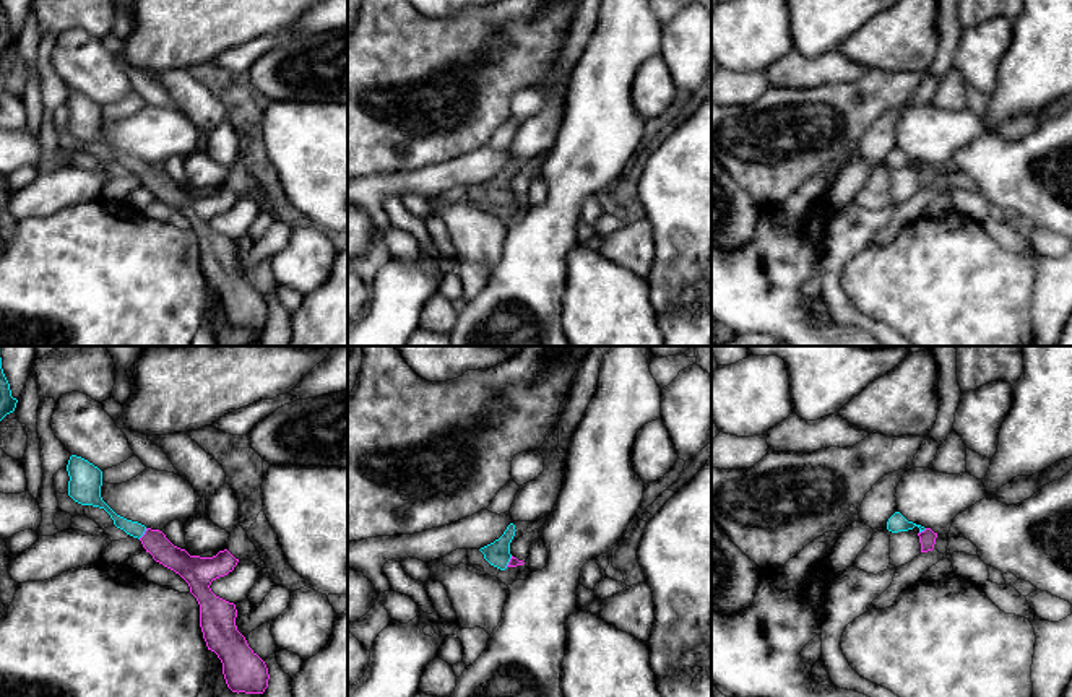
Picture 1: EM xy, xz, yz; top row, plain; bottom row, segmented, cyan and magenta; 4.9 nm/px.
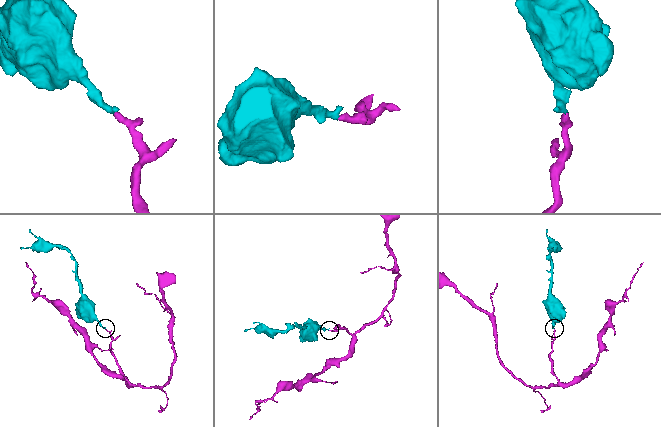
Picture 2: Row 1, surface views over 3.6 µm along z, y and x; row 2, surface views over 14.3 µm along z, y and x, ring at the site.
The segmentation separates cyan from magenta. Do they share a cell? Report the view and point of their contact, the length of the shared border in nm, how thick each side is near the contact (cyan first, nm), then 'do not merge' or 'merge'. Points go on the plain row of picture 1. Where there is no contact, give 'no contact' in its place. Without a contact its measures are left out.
meets cyan in xy at (143, 169); contact 70 nm long; 80 nm thick on the cyan side, 120 nm on the other; merge

